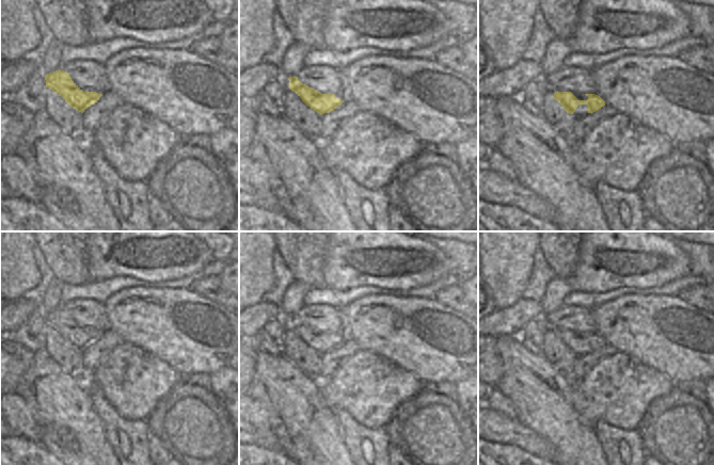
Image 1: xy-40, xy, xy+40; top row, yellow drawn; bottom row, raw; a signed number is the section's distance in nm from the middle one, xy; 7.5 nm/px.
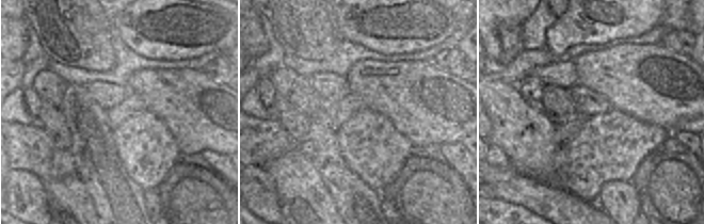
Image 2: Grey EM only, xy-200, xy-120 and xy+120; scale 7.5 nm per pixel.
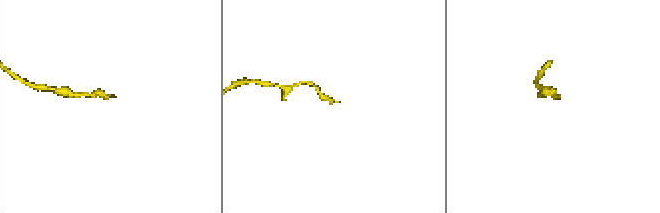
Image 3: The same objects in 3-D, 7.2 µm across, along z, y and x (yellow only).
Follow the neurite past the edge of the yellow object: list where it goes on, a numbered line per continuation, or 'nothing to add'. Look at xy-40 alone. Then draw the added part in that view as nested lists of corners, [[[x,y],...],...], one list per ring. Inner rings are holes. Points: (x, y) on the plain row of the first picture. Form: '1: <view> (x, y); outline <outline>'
nothing to add

